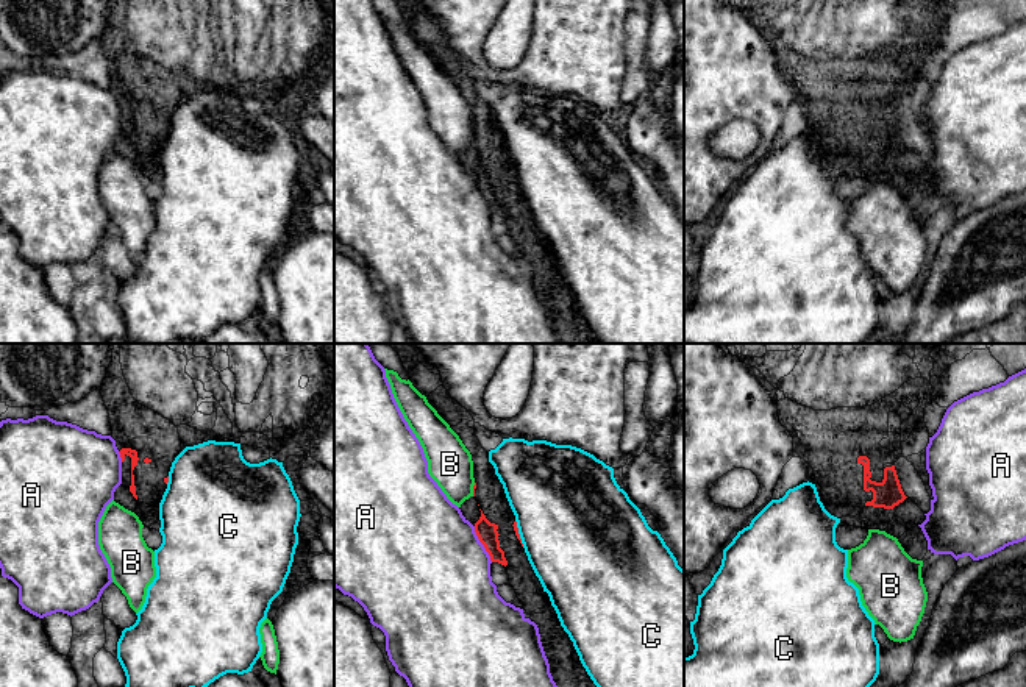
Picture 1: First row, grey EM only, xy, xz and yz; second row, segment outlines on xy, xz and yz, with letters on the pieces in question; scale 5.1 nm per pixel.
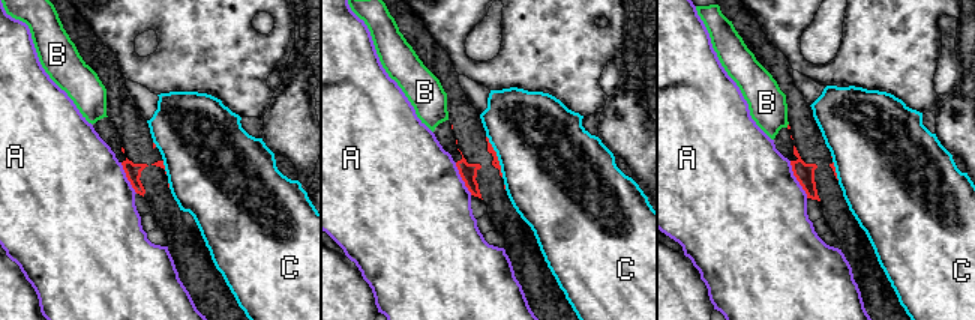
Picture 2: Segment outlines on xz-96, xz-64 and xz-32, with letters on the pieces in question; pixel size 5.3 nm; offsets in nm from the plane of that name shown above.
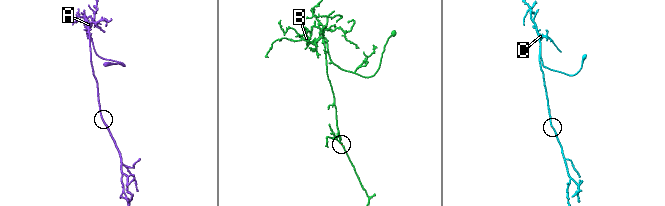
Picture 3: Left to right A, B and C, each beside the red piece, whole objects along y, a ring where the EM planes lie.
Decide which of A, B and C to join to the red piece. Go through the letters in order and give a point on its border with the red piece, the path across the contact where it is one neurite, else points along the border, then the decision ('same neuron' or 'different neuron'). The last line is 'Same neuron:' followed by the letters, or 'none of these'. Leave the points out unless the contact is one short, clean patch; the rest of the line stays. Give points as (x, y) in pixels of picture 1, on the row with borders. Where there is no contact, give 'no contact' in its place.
A: xz (481, 542) | along xz (473, 526), (478, 541), (492, 561) | different neuron
B: xz (473, 489) | along xz (475, 483), (472, 495) | different neuron
C: xz (517, 533) | along xz (516, 520), (523, 545) | different neuron
Same neuron: none of these

